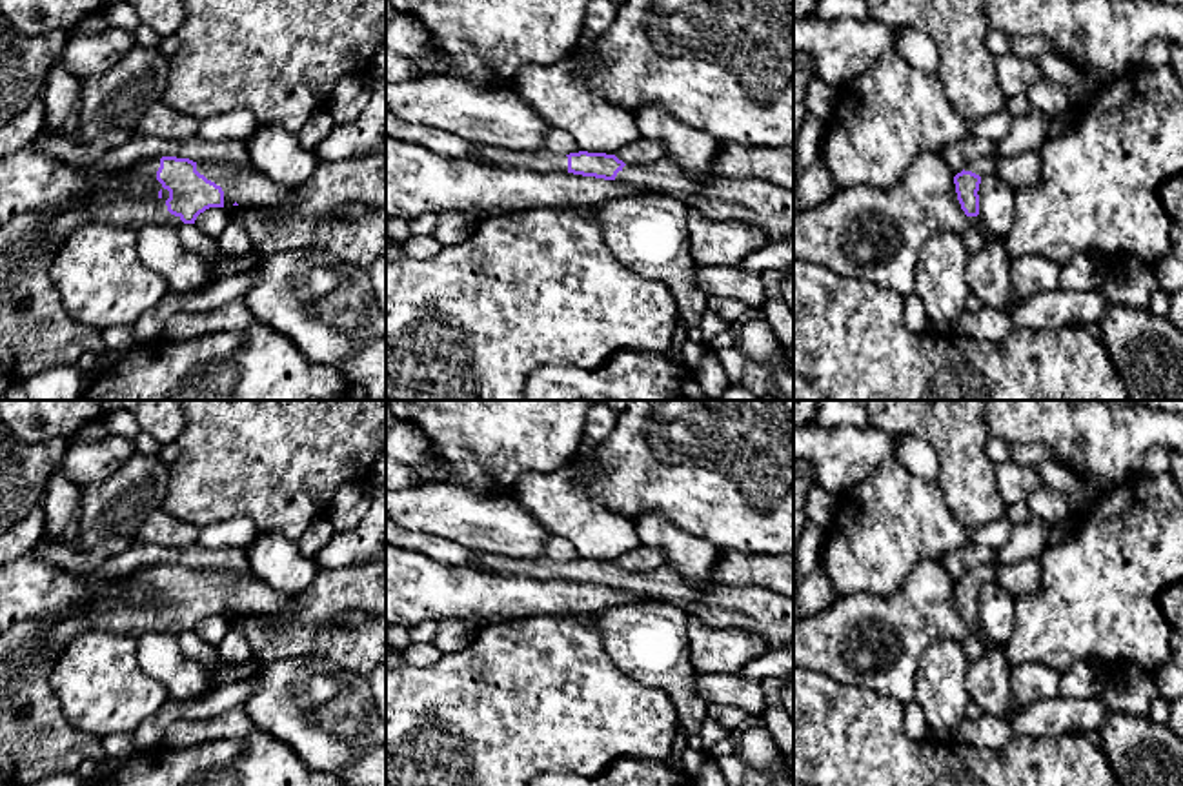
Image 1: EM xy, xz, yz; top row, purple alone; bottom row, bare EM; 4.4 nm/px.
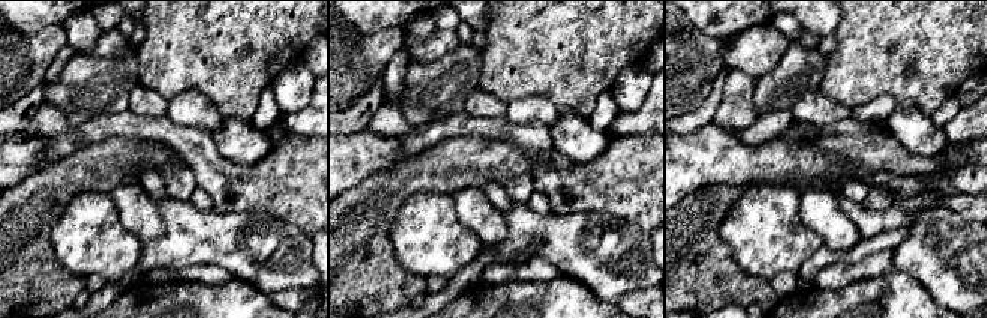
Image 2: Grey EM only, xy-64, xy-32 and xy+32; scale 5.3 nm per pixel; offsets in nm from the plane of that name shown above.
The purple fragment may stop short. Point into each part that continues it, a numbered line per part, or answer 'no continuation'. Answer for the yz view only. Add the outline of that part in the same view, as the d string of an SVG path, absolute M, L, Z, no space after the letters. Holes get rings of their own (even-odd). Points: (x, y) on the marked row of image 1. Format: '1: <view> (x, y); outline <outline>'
1: yz (983, 166); outline M979 156L974 162L966 164L965 171L972 171L976 175L988 176L996 173L996 160L994 156Z

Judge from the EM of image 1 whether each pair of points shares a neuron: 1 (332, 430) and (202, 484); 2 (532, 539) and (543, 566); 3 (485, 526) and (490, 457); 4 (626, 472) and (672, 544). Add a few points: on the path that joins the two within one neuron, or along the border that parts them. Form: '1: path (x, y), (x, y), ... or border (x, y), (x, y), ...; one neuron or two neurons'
1: path (299, 430), (273, 430), (235, 461); one neuron
2: border (497, 552), (508, 557), (543, 557); two neurons
3: border (444, 483), (461, 483), (479, 492), (508, 495); two neurons
4: border (636, 519), (647, 513), (661, 513), (690, 534); two neurons

